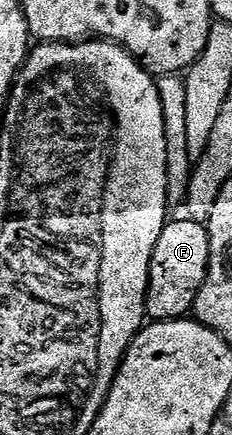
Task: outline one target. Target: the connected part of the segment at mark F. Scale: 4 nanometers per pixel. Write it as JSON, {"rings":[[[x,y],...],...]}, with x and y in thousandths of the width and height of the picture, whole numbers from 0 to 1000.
{"rings":[[[815,501],[737,503],[672,556],[672,575],[655,575],[647,637],[629,669],[629,724],[651,738],[776,736],[815,729],[836,715],[836,697],[862,676],[862,657],[879,657],[905,600],[905,549],[884,515]]]}

